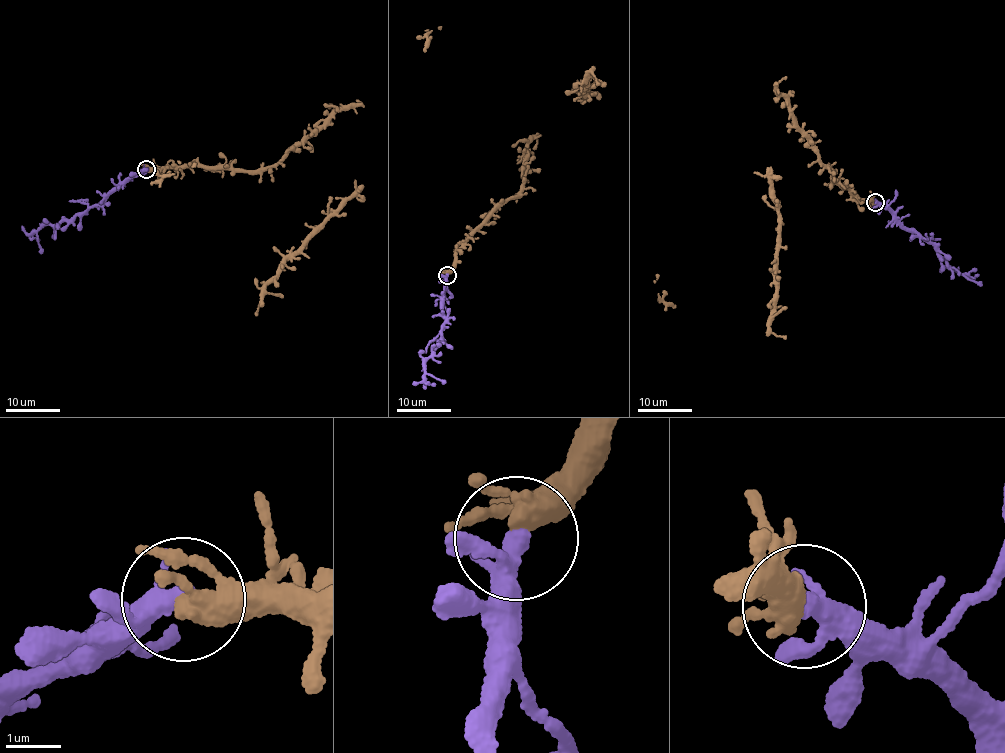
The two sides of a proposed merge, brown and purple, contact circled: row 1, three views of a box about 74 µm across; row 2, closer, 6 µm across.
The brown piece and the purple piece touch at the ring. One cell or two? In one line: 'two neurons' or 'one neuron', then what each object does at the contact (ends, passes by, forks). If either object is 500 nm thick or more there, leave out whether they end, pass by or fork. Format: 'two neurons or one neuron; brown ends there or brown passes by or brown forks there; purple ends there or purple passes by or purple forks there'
one neuron; brown forks there; purple forks there

